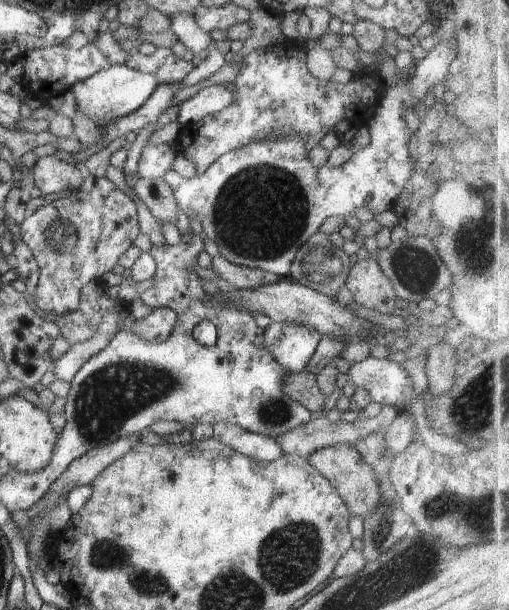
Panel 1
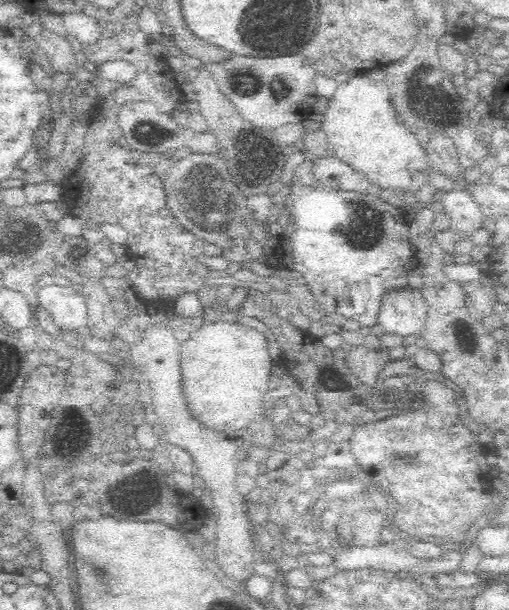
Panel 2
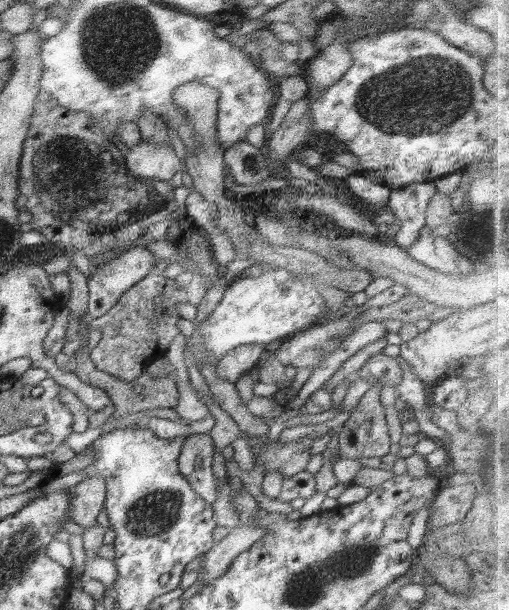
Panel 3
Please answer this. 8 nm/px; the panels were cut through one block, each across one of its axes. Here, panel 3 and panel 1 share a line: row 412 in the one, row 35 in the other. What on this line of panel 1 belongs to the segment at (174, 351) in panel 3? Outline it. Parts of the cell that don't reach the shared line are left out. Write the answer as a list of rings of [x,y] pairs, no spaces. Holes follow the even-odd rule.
[[[175,12],[170,16],[171,26],[174,34],[178,36],[178,41],[182,42],[186,48],[194,51],[194,62],[200,60],[200,52],[210,46],[211,37],[203,28],[200,28],[194,17],[188,13]]]

